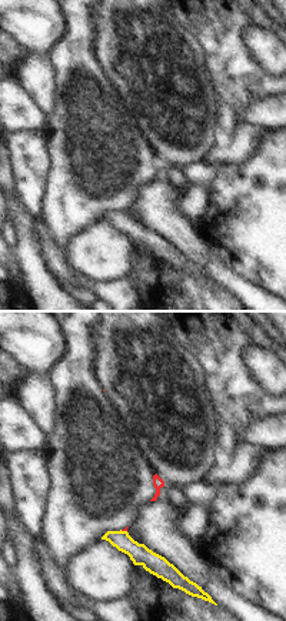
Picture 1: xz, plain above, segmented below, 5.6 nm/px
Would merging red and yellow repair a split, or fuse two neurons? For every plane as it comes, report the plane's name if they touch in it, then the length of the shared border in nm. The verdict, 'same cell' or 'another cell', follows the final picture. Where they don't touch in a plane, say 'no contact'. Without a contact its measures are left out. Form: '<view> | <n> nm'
xz | 40 nm

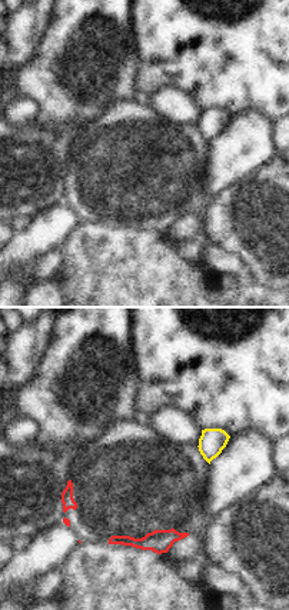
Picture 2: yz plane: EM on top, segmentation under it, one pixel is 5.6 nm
no contact

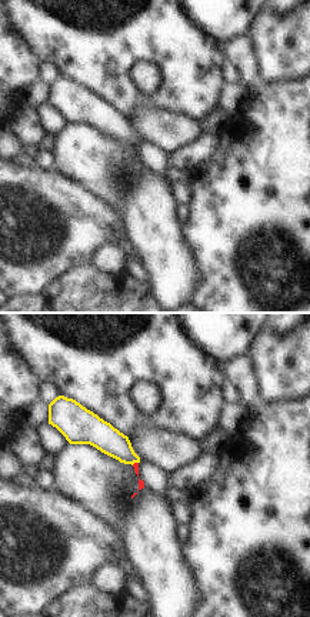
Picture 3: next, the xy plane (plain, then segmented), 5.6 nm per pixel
xy | 40 nm

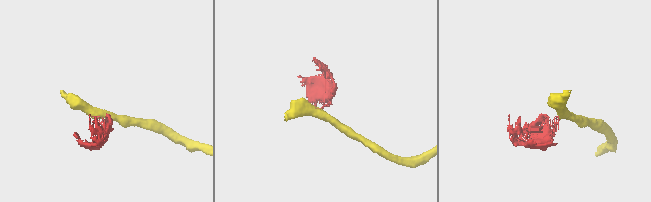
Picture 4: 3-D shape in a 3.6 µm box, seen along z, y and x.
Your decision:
another cell

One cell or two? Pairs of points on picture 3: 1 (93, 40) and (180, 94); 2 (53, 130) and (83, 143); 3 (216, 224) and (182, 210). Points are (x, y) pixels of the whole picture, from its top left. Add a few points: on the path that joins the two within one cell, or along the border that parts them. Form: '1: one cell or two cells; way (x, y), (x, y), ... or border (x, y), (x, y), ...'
1: one cell; way (119, 40), (143, 40), (172, 69)
2: two cells; border (67, 122), (54, 137)
3: two cells; border (189, 204), (189, 216), (183, 224)

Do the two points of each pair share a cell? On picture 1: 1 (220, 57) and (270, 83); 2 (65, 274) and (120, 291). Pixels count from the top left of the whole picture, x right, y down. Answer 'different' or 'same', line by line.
1: same
2: same

